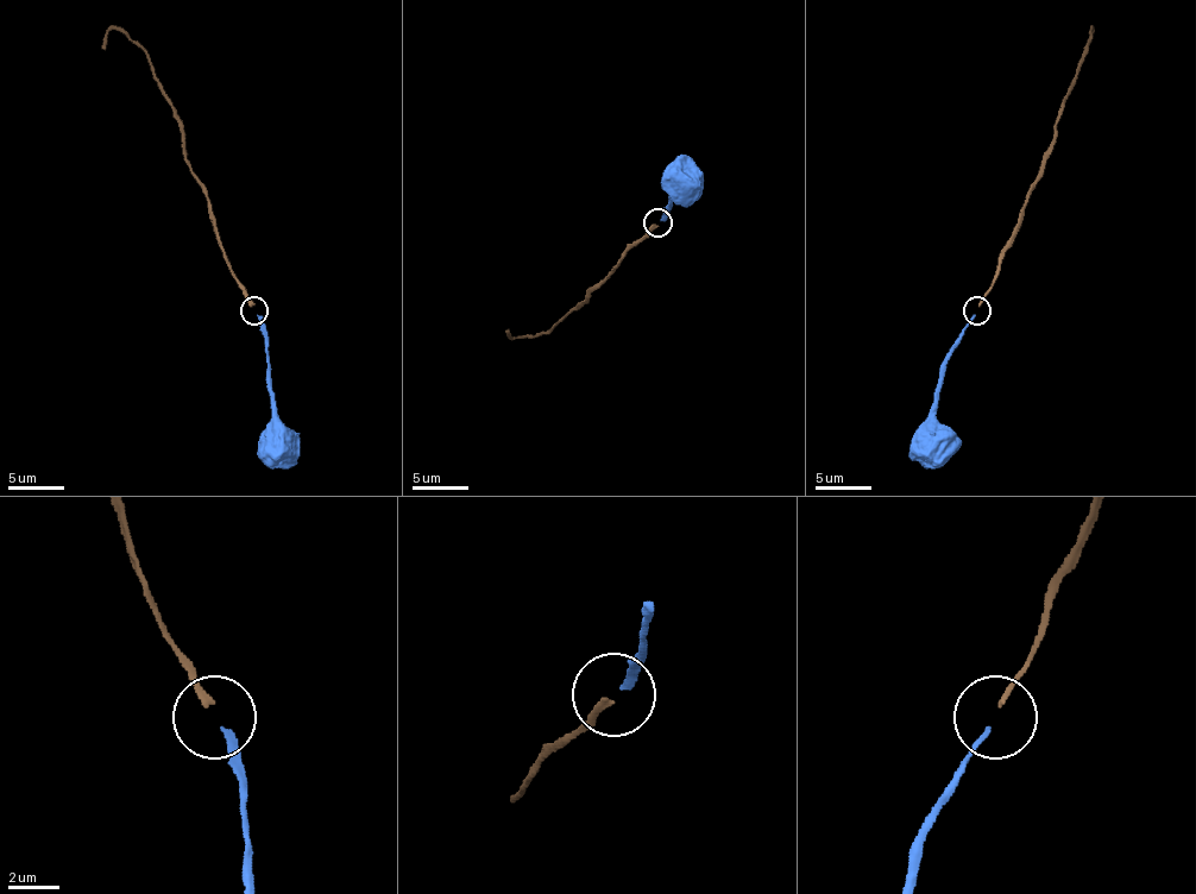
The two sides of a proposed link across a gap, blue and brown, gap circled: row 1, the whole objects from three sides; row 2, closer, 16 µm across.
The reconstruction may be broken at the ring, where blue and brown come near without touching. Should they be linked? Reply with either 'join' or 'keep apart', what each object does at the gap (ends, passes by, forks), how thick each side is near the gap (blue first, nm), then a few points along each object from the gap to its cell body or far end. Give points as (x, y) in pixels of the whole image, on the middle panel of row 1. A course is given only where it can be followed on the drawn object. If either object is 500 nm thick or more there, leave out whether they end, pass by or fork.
join; blue ends there; brown ends there; 220 nm thick on the blue side, 220 nm on the other; blue runs (660, 221), (671, 190), (685, 176); brown runs (654, 224), (587, 300), (554, 327), (521, 338), (512, 338), (507, 329)

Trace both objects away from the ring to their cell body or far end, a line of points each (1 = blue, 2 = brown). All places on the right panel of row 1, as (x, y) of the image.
1: (975, 314), (944, 366), (931, 445)
2: (979, 306), (1008, 244), (1028, 188), (1045, 165), (1053, 127), (1084, 49)

